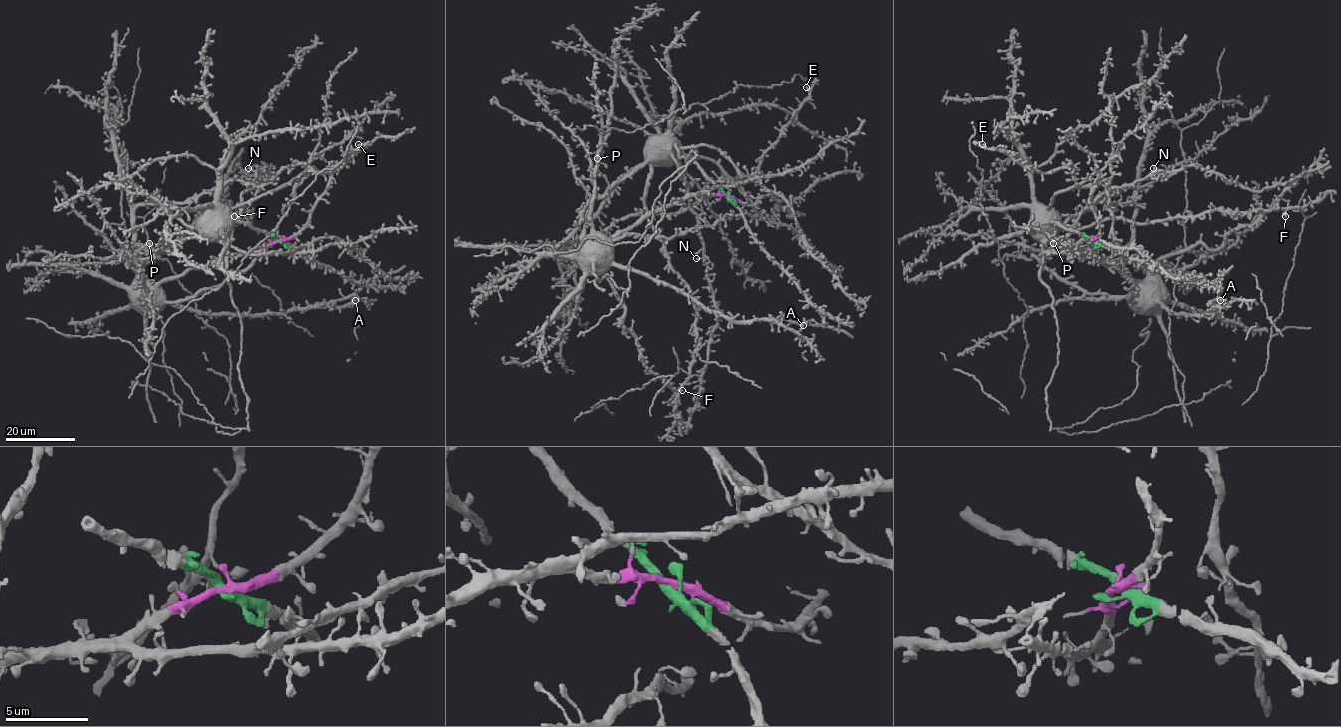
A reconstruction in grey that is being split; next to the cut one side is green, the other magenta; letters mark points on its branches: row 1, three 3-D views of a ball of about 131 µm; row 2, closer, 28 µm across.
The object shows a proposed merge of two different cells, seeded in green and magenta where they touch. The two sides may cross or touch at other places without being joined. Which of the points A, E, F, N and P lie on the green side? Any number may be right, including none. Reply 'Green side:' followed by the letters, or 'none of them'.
Green side: F, N

